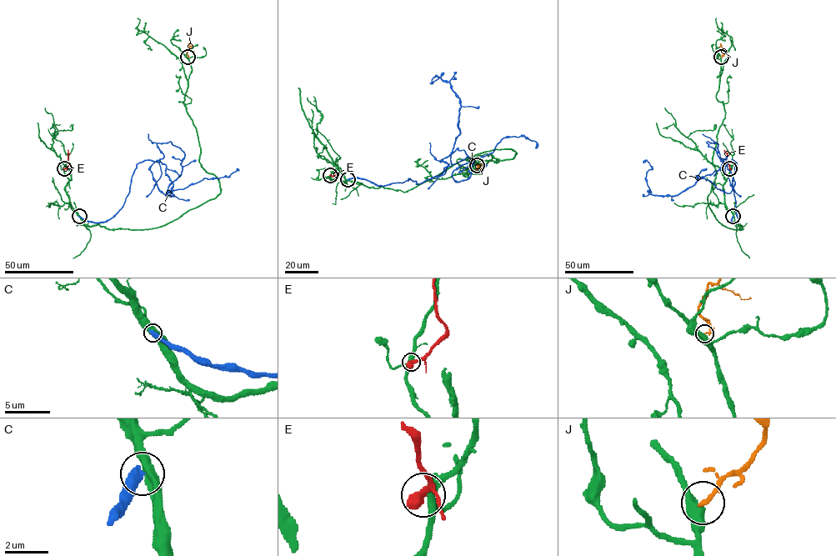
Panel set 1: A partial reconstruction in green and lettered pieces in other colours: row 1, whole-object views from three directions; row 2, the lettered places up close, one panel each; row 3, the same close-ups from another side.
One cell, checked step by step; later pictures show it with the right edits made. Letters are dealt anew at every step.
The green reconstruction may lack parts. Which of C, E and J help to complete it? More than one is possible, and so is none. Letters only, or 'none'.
none

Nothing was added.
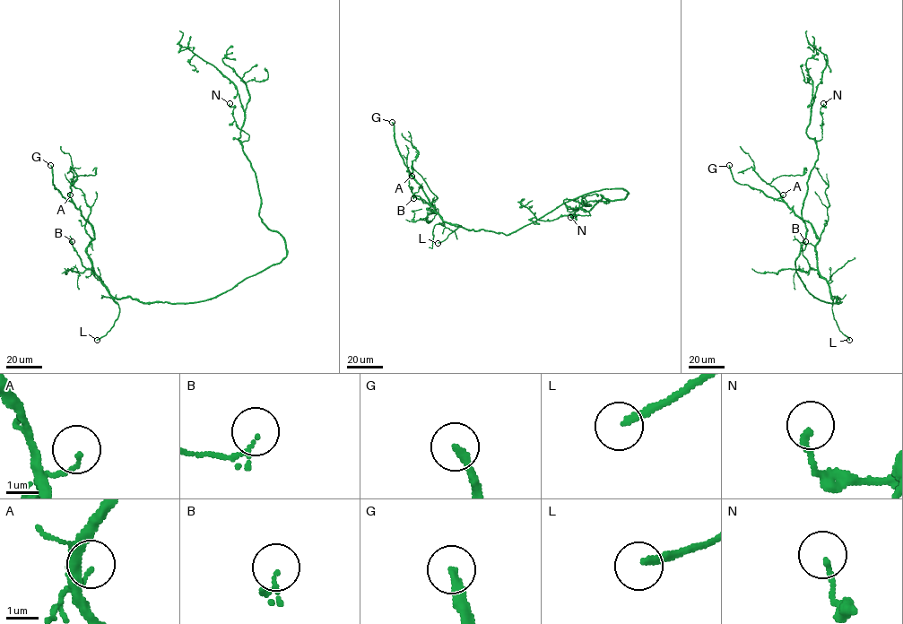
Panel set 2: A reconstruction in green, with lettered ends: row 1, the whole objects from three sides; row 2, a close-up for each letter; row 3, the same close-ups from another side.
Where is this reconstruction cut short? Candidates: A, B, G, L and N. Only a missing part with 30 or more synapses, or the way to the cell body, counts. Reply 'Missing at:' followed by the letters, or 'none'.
Missing at: G, L

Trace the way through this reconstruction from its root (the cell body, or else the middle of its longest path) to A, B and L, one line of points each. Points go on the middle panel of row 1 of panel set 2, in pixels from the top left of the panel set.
A: (578, 196), (506, 235), (466, 229), (444, 221), (428, 209), (436, 212), (422, 187), (412, 176)
B: (578, 196), (507, 235), (482, 229), (466, 229), (447, 222), (419, 195), (412, 194), (413, 198)
L: (578, 196), (507, 235), (482, 229), (466, 229), (454, 224), (461, 225), (438, 243)

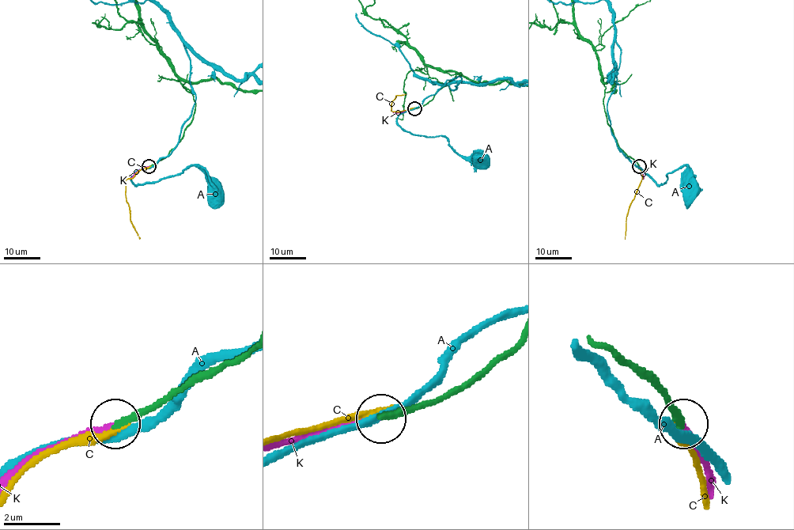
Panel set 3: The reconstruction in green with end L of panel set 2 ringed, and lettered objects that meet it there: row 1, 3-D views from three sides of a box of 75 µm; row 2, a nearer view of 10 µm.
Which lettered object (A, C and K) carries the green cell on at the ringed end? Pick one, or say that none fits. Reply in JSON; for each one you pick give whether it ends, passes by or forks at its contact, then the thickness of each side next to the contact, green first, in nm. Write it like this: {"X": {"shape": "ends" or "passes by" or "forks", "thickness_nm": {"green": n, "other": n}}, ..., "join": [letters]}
{"K": {"shape": "ends", "thickness_nm": {"green": 240, "other": 180}}, "join": ["K"]}

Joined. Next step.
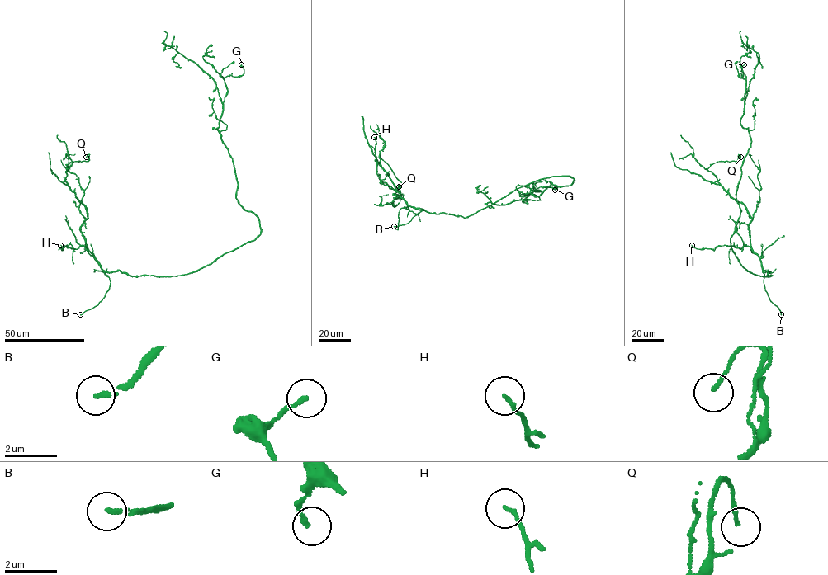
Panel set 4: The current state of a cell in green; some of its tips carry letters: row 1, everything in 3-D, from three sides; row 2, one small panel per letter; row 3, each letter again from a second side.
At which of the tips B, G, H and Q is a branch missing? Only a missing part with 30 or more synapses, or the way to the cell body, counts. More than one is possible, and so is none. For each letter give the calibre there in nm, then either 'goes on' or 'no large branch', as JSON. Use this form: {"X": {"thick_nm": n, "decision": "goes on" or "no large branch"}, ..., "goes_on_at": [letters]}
{"B": {"thick_nm": 150, "decision": "goes on"}, "G": {"thick_nm": 150, "decision": "no large branch"}, "H": {"thick_nm": 120, "decision": "no large branch"}, "Q": {"thick_nm": 130, "decision": "no large branch"}, "goes_on_at": ["B"]}

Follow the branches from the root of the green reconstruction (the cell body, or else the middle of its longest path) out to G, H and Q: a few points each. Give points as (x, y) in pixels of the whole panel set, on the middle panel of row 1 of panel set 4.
G: (529, 183), (574, 179), (561, 186), (549, 181), (538, 195), (530, 192), (532, 186), (555, 190)
H: (529, 183), (466, 218), (442, 212), (428, 213), (409, 205), (398, 193), (382, 182), (376, 173), (374, 137)
Q: (529, 183), (466, 218), (428, 213), (394, 194), (400, 197), (379, 163), (380, 153), (401, 182), (399, 186)

